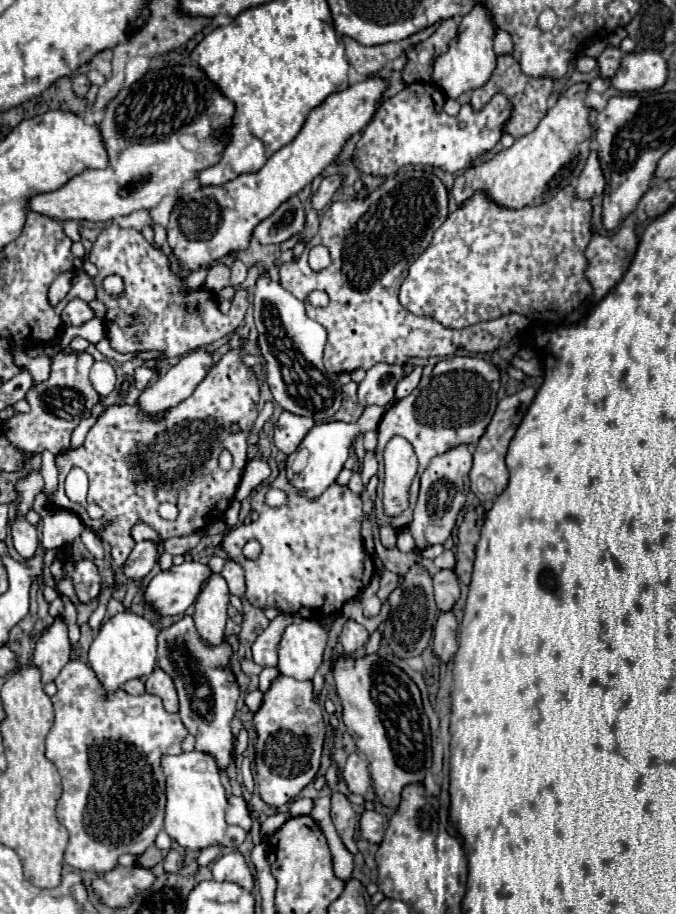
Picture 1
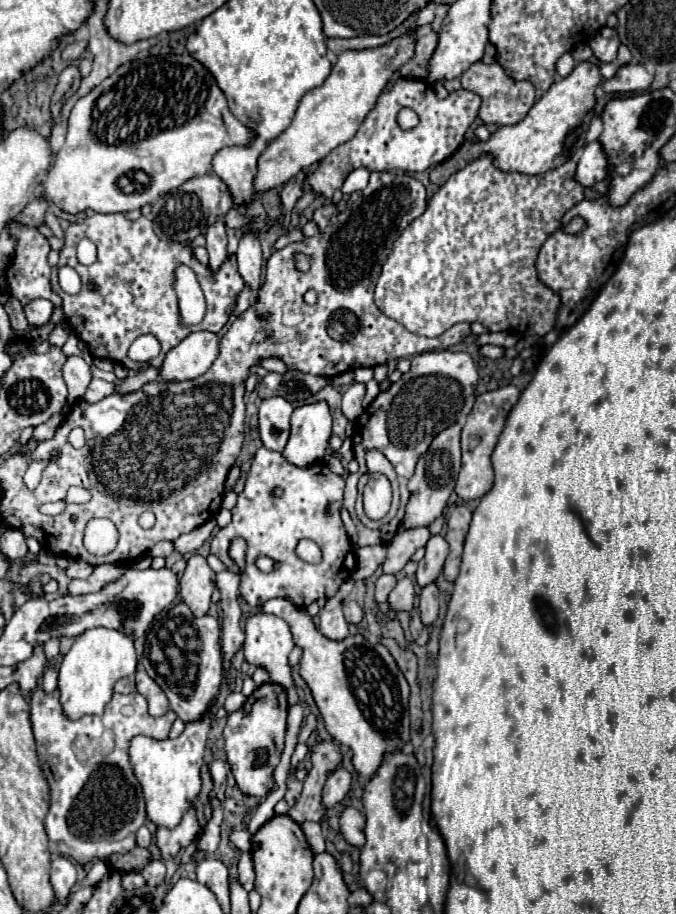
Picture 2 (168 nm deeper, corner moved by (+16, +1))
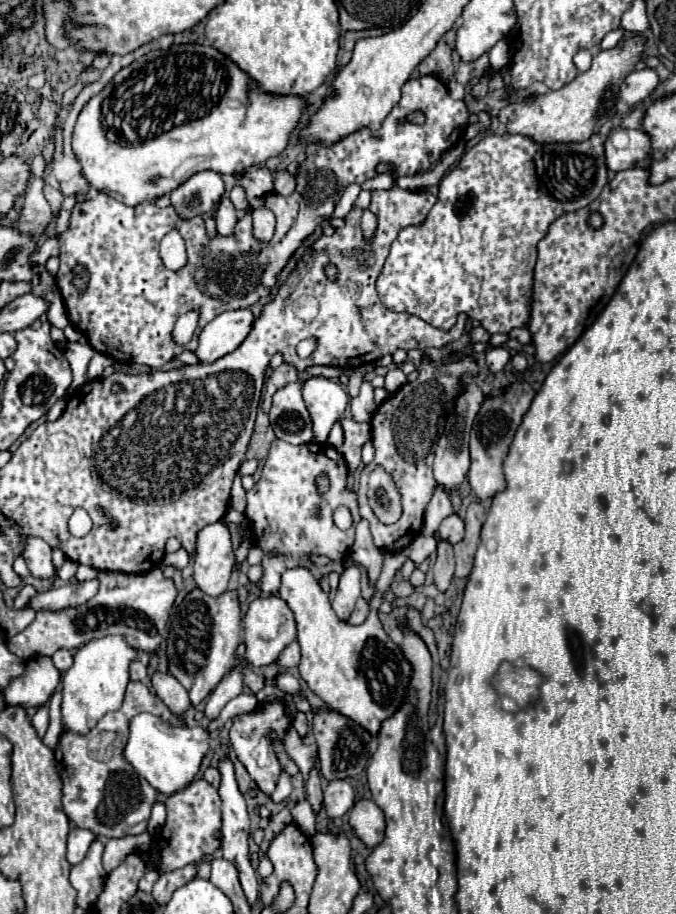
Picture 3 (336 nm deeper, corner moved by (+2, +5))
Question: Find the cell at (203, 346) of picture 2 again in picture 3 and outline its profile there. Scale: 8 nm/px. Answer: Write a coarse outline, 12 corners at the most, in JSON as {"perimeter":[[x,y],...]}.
{"perimeter":[[252,309],[220,313],[202,329],[196,355],[232,353],[254,323]]}

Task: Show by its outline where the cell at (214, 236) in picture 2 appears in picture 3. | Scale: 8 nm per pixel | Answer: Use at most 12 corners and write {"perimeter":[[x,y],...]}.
{"perimeter":[[228,197],[216,207],[216,229],[230,235],[236,225],[236,209]]}

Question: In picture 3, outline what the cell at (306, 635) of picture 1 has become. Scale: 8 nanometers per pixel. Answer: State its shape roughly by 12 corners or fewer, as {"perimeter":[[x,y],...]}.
{"perimeter":[[278,595],[258,597],[244,615],[244,659],[270,665],[296,639]]}

